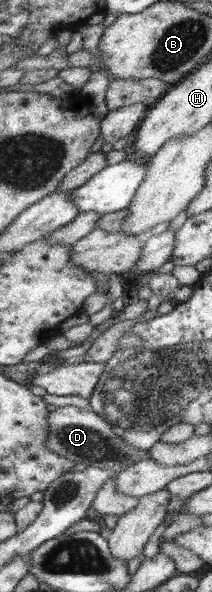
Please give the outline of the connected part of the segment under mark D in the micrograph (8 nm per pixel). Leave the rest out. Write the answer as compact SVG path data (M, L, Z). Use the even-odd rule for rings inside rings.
M76 406L56 408L48 417L48 431L50 431L46 442L48 451L70 459L76 464L85 463L87 467L112 470L113 475L128 470L136 462L150 459L150 451L140 451L134 445L126 445L126 441L118 437L117 432L110 427L110 423L91 410L76 408Z

